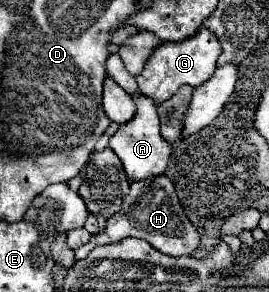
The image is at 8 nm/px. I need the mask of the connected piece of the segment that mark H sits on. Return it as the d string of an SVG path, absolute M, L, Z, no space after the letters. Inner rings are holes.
M152 177L150 181L142 181L136 183L136 191L130 191L128 197L122 203L122 211L114 217L108 219L104 235L92 235L90 243L86 243L84 247L78 247L74 251L74 261L84 259L92 247L96 245L108 245L108 243L118 243L126 237L138 237L148 241L152 247L156 247L160 253L172 255L172 257L182 257L182 255L192 255L192 251L200 245L200 235L196 231L196 227L190 223L190 219L186 217L176 189L172 185L172 181L168 177Z

